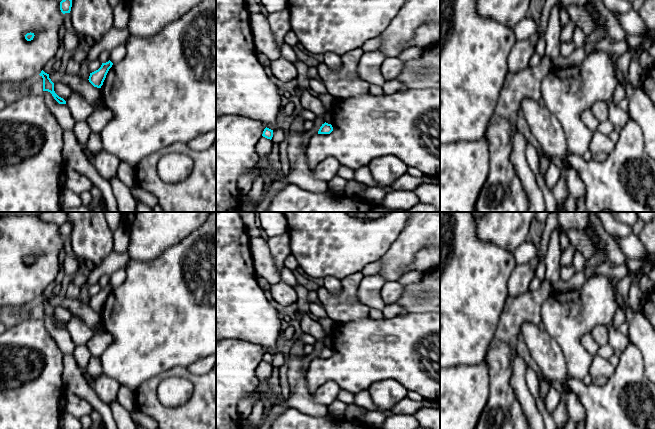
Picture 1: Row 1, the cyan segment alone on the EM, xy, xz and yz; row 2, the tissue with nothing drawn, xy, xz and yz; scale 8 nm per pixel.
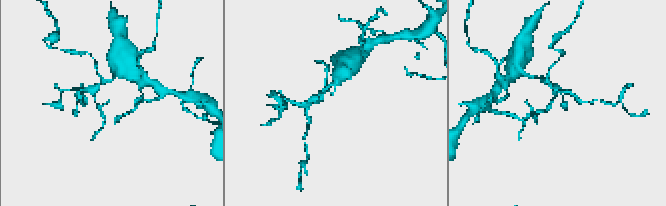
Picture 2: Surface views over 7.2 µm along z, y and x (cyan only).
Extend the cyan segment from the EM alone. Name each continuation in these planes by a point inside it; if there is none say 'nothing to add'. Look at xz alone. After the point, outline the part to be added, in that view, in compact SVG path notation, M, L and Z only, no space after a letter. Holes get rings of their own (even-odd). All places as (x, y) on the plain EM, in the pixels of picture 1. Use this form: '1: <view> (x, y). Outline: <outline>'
nothing to add

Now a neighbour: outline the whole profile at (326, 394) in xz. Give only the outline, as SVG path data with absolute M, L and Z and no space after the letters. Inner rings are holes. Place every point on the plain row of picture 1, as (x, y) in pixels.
M326 381L321 385L312 395L312 398L320 405L329 406L336 399L341 388L339 385L332 381Z

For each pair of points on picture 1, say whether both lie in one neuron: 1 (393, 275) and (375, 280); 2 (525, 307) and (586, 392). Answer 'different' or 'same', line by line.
1: different
2: different

